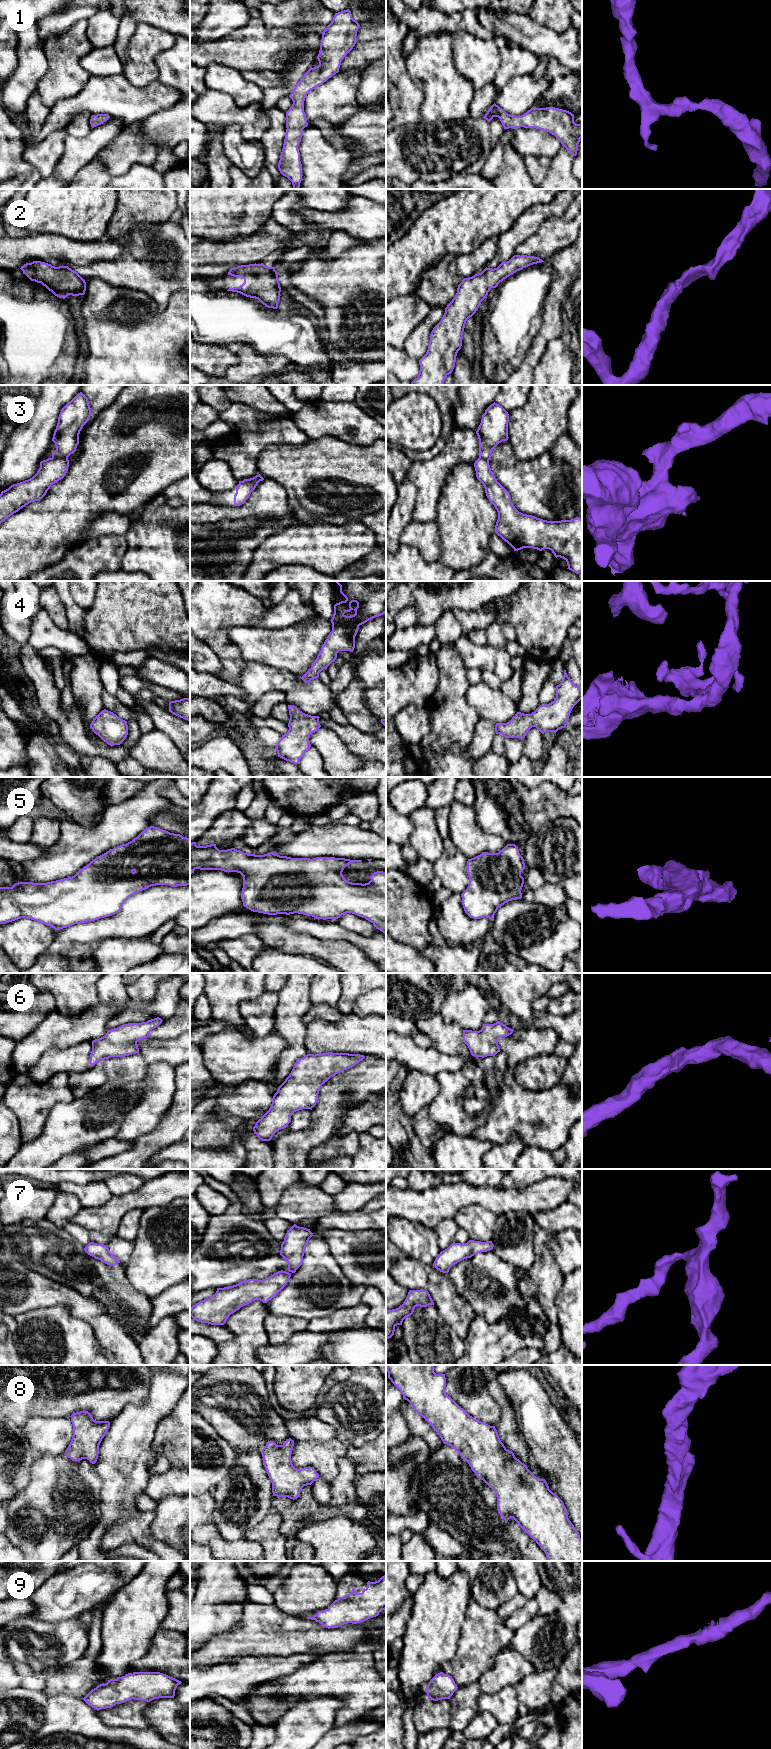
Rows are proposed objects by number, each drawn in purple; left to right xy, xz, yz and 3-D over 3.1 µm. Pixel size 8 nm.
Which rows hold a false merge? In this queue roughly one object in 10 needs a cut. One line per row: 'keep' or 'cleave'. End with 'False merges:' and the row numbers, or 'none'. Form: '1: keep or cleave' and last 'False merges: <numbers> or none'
1: keep
2: keep
3: cleave
4: keep
5: keep
6: keep
7: keep
8: keep
9: keep
False merges: 3

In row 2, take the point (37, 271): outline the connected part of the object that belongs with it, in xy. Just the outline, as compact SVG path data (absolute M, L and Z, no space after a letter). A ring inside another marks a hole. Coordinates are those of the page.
M33 261L20 269L31 281L41 283L59 298L85 294L85 280L68 266L55 267L45 262Z

